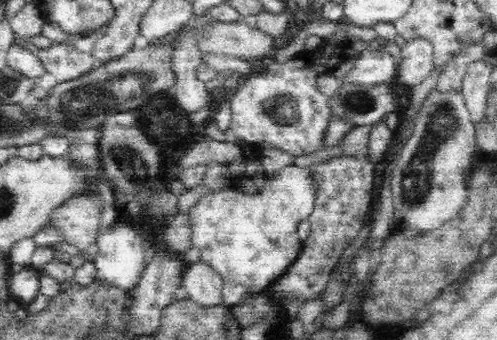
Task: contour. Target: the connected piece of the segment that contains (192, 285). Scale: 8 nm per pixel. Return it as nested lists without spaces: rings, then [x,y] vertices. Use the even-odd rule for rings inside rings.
[[[206,259],[192,262],[184,274],[184,288],[189,298],[202,306],[227,306],[224,301],[224,277]]]

